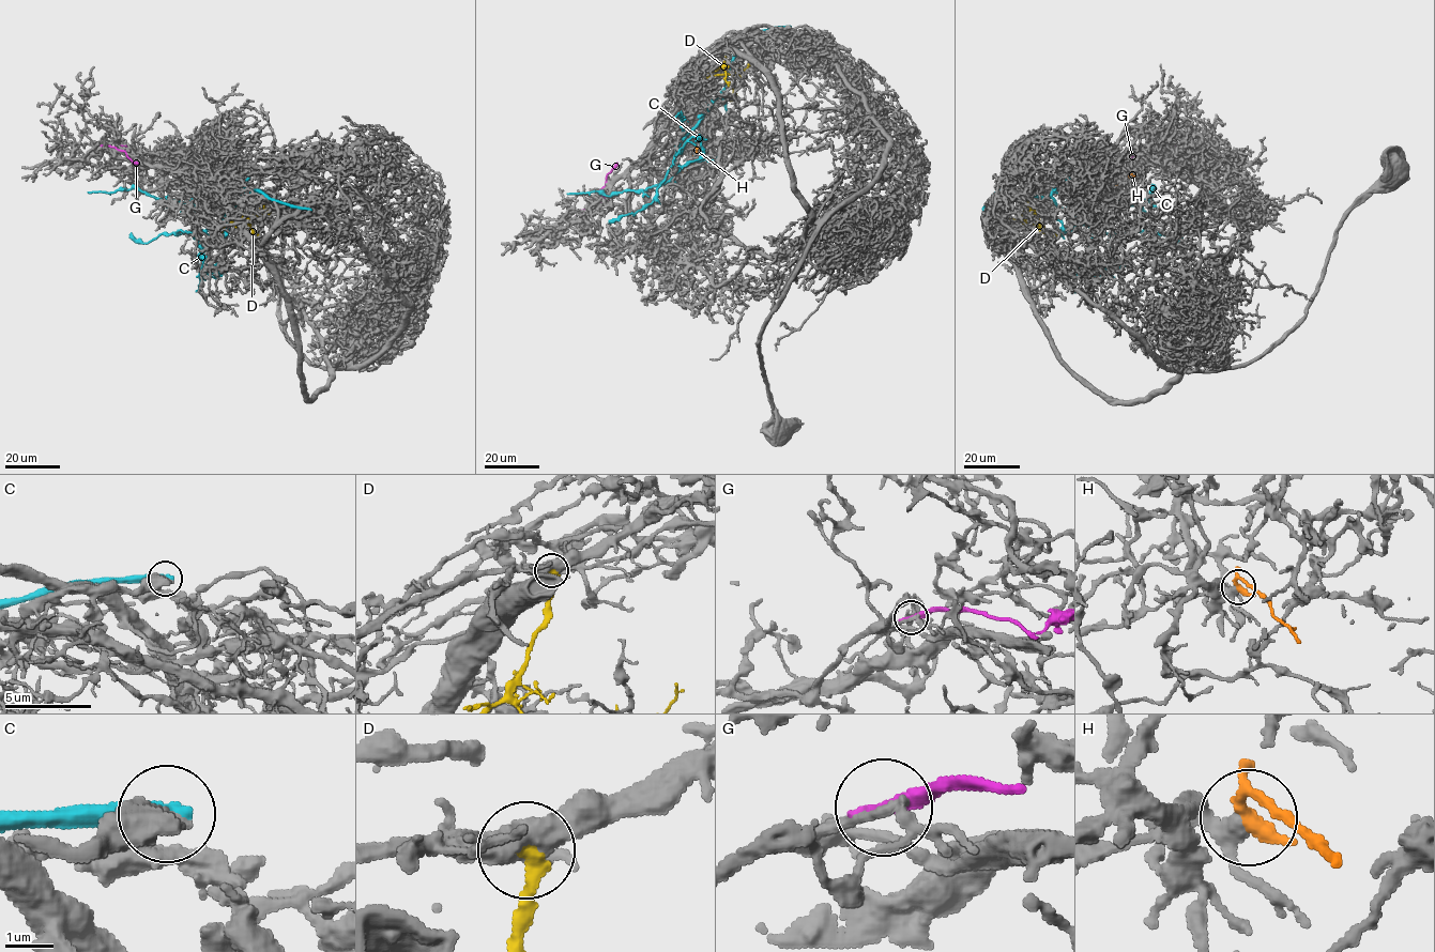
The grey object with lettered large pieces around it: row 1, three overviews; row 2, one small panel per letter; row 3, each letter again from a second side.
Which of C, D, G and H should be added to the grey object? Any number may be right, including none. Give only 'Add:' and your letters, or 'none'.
Add: D

